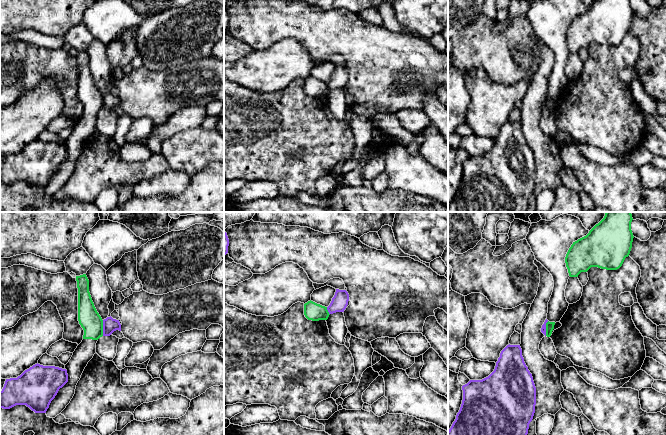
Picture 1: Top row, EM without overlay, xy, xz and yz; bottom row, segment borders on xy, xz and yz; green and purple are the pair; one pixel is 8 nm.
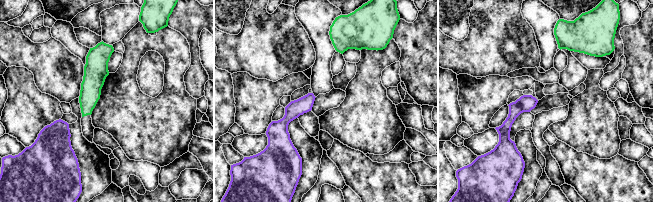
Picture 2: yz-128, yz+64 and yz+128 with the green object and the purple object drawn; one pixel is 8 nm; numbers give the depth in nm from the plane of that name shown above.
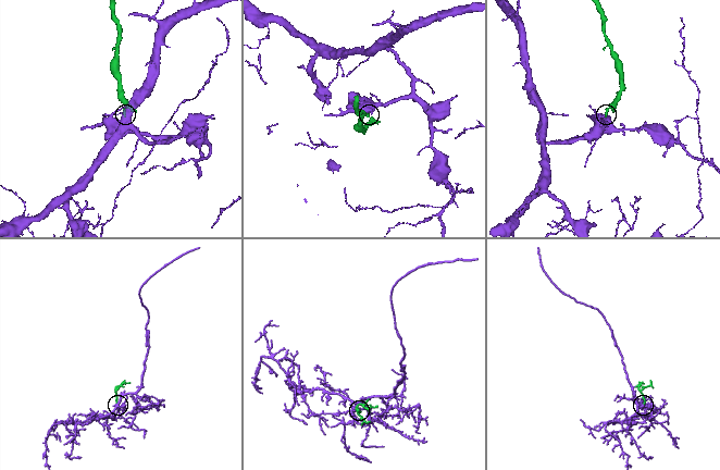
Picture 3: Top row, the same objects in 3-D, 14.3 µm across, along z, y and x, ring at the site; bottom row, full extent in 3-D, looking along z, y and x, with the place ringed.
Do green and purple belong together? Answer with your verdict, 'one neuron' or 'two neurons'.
two neurons

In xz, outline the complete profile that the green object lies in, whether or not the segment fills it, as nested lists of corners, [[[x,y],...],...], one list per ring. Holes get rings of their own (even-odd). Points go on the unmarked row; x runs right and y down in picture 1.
[[[310,76],[304,80],[304,91],[308,96],[319,97],[327,96],[330,90],[327,83]]]

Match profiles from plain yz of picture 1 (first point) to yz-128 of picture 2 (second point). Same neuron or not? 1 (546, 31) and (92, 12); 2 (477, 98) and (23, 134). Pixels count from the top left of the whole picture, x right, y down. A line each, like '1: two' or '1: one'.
1: one
2: one

